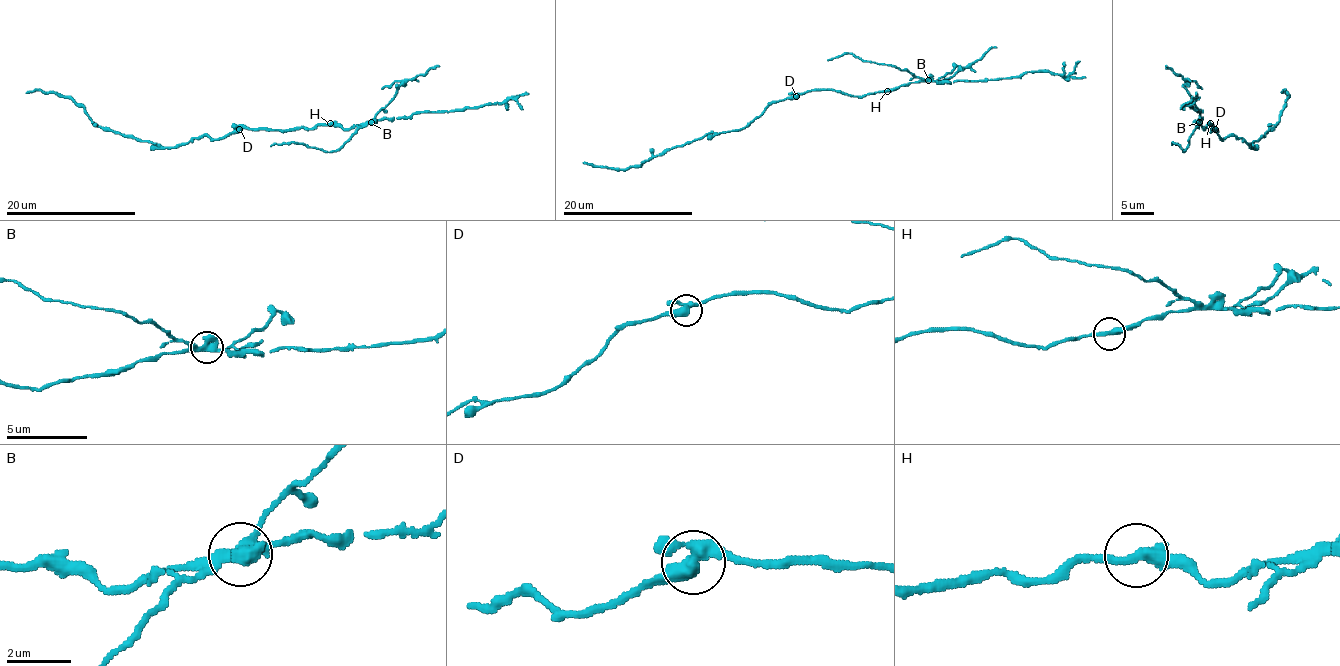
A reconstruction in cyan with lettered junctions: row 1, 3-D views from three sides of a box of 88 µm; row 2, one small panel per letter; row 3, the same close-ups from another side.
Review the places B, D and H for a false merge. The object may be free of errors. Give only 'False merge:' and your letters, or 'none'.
False merge: B

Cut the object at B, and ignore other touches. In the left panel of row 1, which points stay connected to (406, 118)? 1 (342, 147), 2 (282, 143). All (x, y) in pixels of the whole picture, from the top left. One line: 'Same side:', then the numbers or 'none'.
Same side: none

